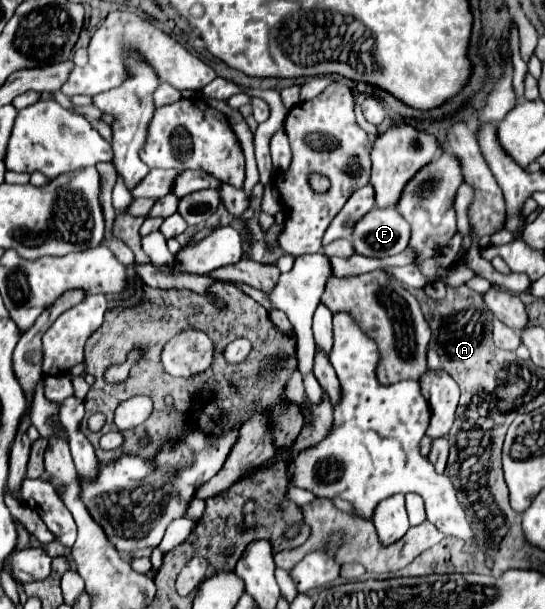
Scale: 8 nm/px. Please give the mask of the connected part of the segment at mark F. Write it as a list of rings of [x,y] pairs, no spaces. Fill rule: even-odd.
[[[374,207],[354,227],[354,249],[366,257],[390,257],[402,253],[410,241],[410,225],[396,209]]]

